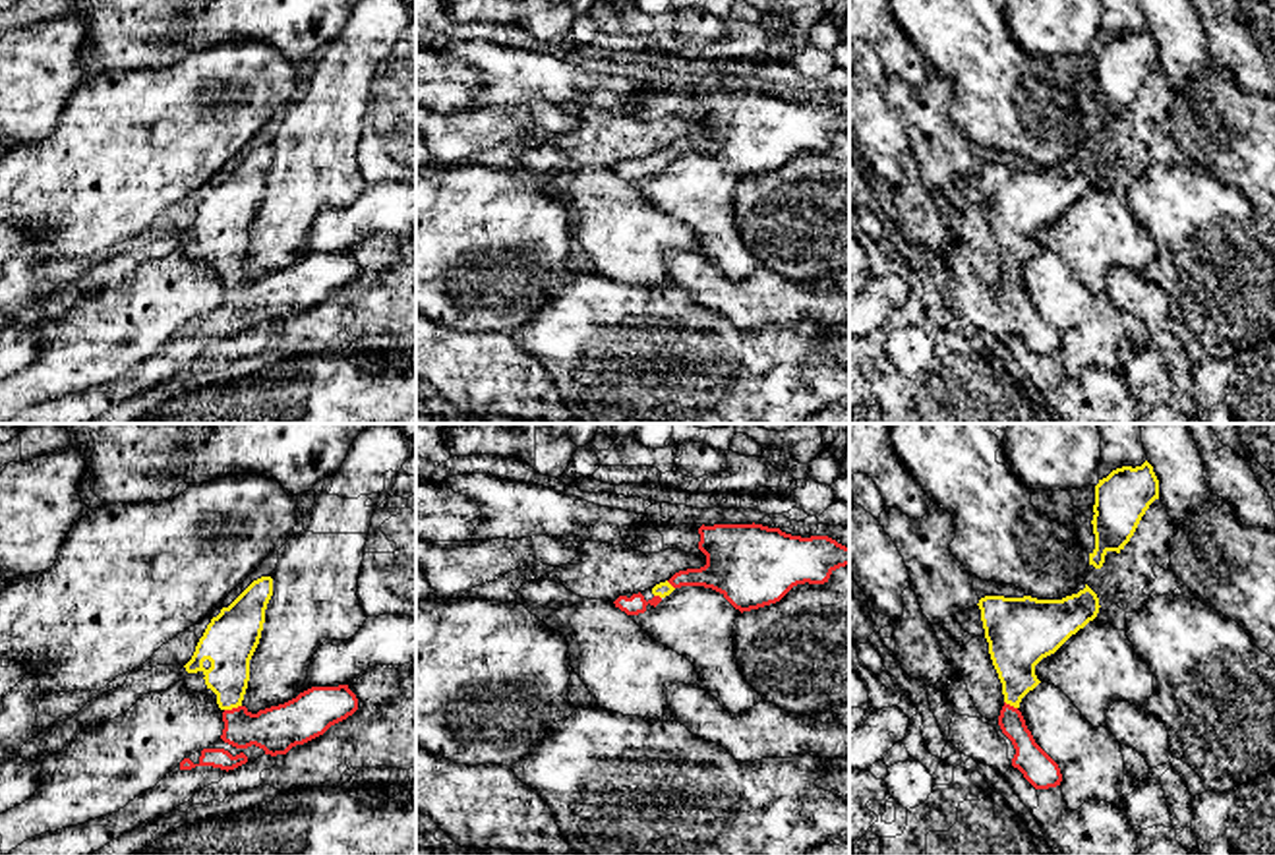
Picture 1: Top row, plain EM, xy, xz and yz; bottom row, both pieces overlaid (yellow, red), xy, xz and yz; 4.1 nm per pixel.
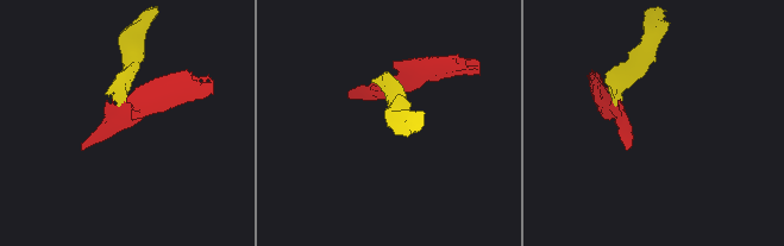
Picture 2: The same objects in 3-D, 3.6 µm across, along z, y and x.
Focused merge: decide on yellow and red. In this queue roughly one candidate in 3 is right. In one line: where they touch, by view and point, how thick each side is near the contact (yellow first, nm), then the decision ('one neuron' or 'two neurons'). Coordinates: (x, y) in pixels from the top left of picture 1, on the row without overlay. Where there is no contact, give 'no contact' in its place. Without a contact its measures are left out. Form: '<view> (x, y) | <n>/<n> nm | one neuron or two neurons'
xy (233, 273) | 200/200 nm | one neuron

